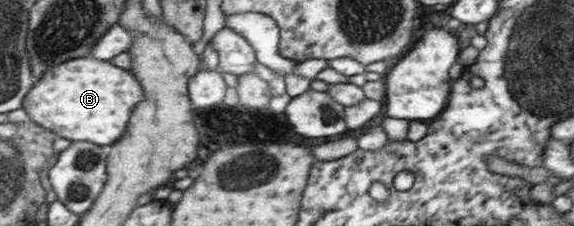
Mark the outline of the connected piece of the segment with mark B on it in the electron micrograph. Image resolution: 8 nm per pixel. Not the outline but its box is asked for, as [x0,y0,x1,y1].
[24,58,145,145]

